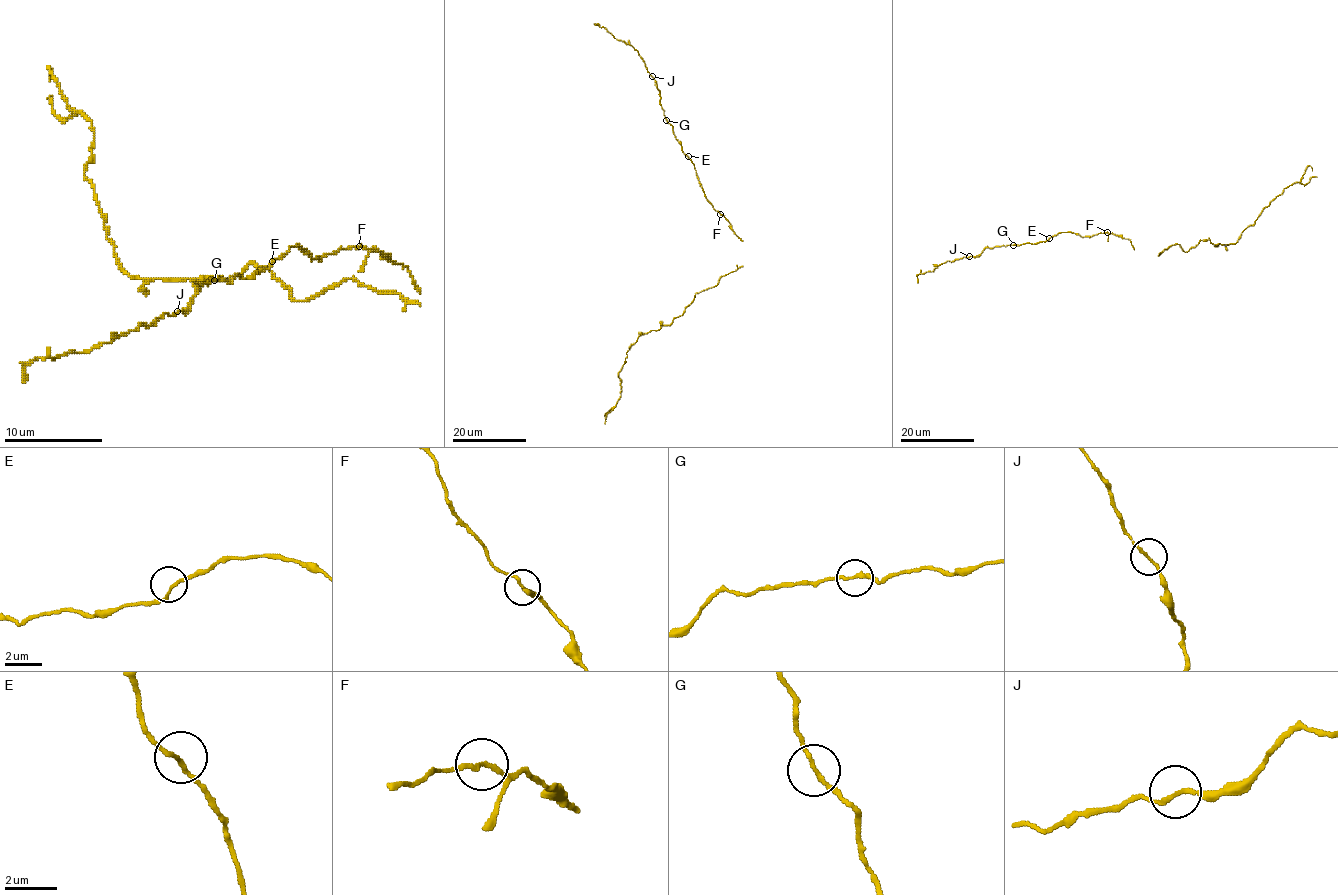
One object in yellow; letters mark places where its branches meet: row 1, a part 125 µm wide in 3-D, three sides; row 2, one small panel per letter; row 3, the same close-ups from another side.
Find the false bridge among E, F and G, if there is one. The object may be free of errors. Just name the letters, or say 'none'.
none

